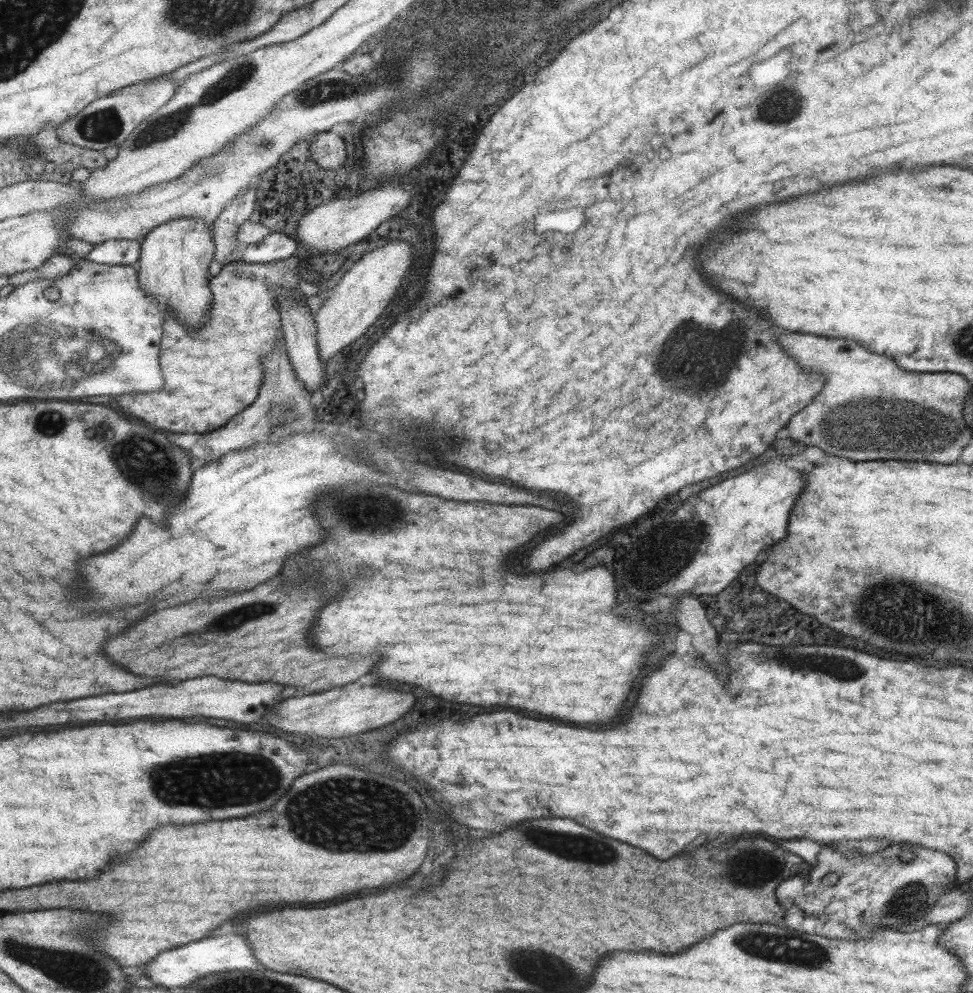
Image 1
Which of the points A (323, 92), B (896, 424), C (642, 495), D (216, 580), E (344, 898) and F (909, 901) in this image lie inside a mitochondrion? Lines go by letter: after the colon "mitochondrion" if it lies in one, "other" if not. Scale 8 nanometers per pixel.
A: mitochondrion
B: mitochondrion
C: other
D: other
E: other
F: mitochondrion

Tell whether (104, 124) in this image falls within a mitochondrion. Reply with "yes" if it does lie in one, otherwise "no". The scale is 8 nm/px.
yes

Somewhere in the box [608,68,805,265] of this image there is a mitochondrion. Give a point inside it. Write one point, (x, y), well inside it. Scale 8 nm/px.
(779, 108)

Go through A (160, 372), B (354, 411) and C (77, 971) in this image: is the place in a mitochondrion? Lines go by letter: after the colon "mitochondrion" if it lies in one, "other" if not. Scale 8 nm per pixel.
A: other
B: other
C: mitochondrion

